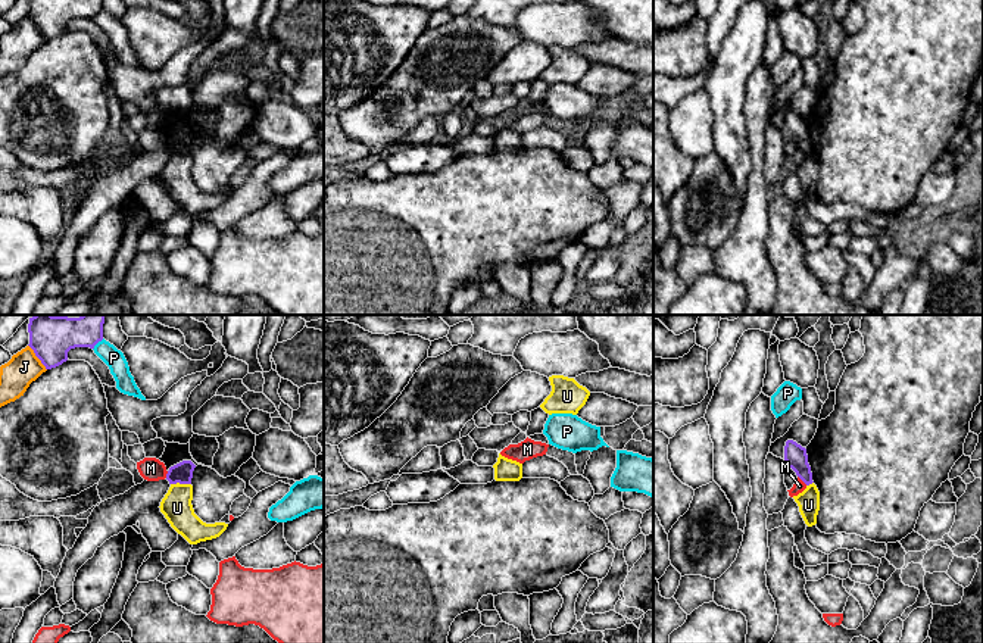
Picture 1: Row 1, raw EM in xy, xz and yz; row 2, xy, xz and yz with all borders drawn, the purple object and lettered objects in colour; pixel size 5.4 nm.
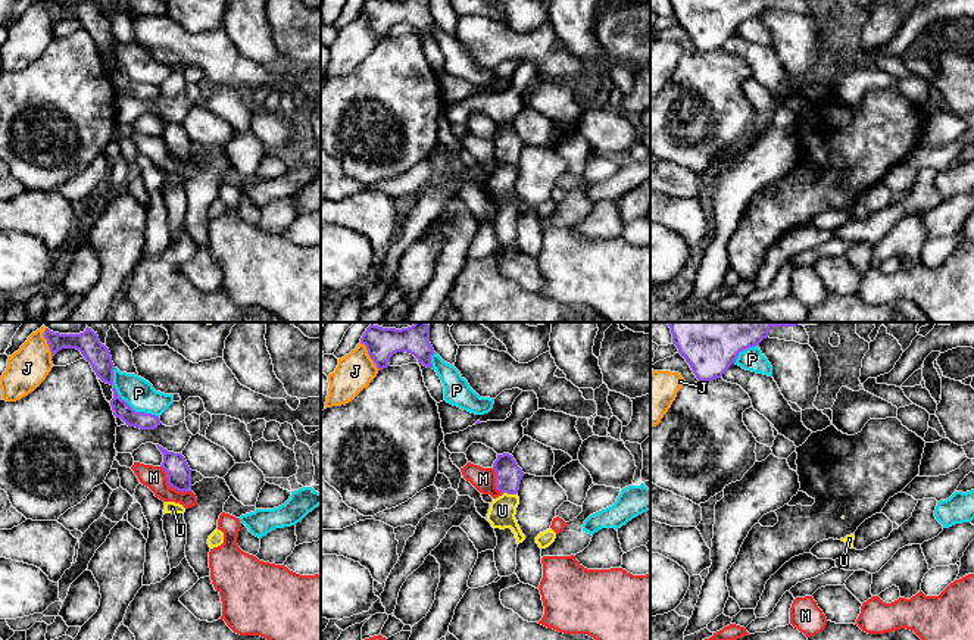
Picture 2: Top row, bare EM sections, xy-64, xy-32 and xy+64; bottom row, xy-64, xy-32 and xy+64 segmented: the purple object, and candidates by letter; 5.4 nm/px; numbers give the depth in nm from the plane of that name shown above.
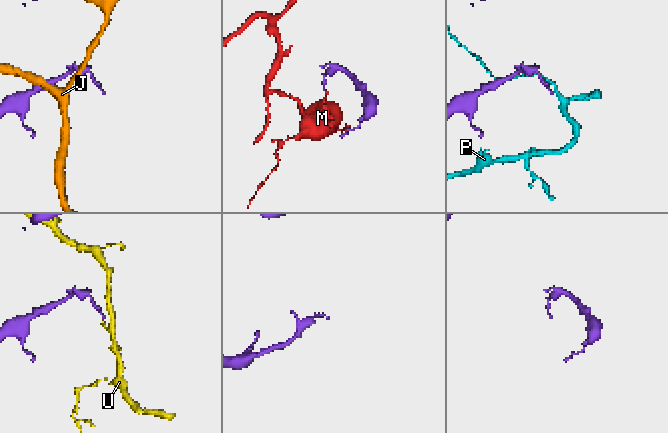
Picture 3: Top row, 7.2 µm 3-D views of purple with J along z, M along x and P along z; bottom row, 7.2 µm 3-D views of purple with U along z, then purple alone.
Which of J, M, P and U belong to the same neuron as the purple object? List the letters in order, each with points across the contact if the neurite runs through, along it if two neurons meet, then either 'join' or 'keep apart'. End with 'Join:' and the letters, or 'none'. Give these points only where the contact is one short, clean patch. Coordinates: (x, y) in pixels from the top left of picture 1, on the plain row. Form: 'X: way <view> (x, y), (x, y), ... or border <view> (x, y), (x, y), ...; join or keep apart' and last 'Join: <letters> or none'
J: keep apart
M: keep apart
P: keep apart
U: border xy (190, 153), (171, 155); keep apart
Join: none

